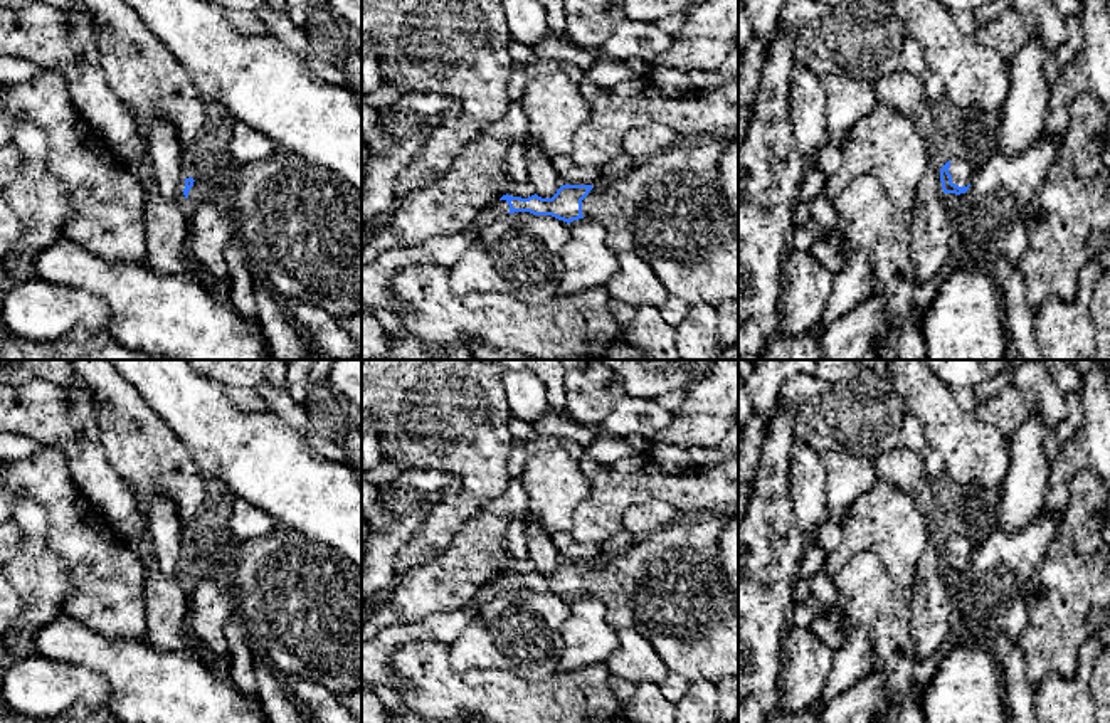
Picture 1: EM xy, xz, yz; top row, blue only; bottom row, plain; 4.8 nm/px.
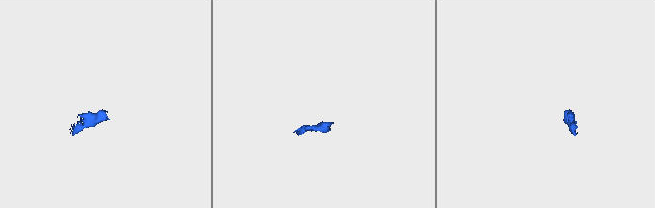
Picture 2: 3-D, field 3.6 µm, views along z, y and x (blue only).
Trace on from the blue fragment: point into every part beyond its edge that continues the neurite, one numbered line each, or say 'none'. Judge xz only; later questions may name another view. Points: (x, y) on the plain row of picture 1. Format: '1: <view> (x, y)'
1: xz (500, 584)
2: xz (670, 587)

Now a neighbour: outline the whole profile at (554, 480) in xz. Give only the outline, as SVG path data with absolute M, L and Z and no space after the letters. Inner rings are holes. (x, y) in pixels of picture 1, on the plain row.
M567 451L530 456L521 481L528 493L525 523L536 521L545 531L570 531L577 506L589 496L590 483Z

